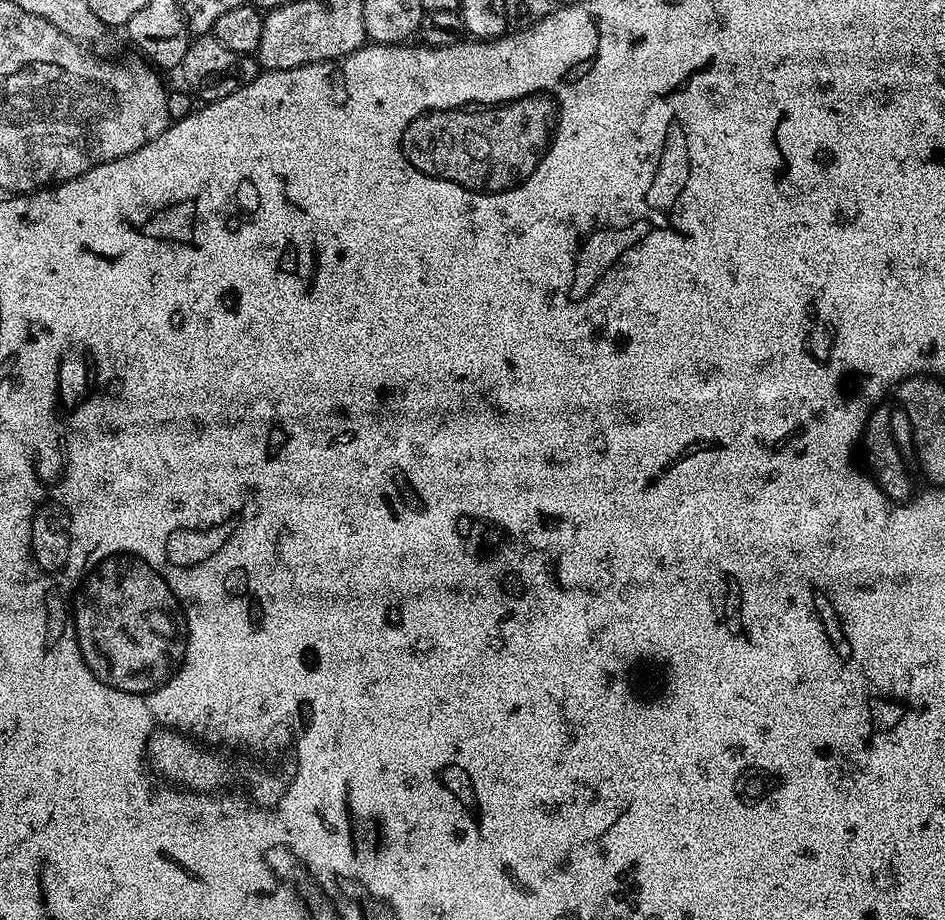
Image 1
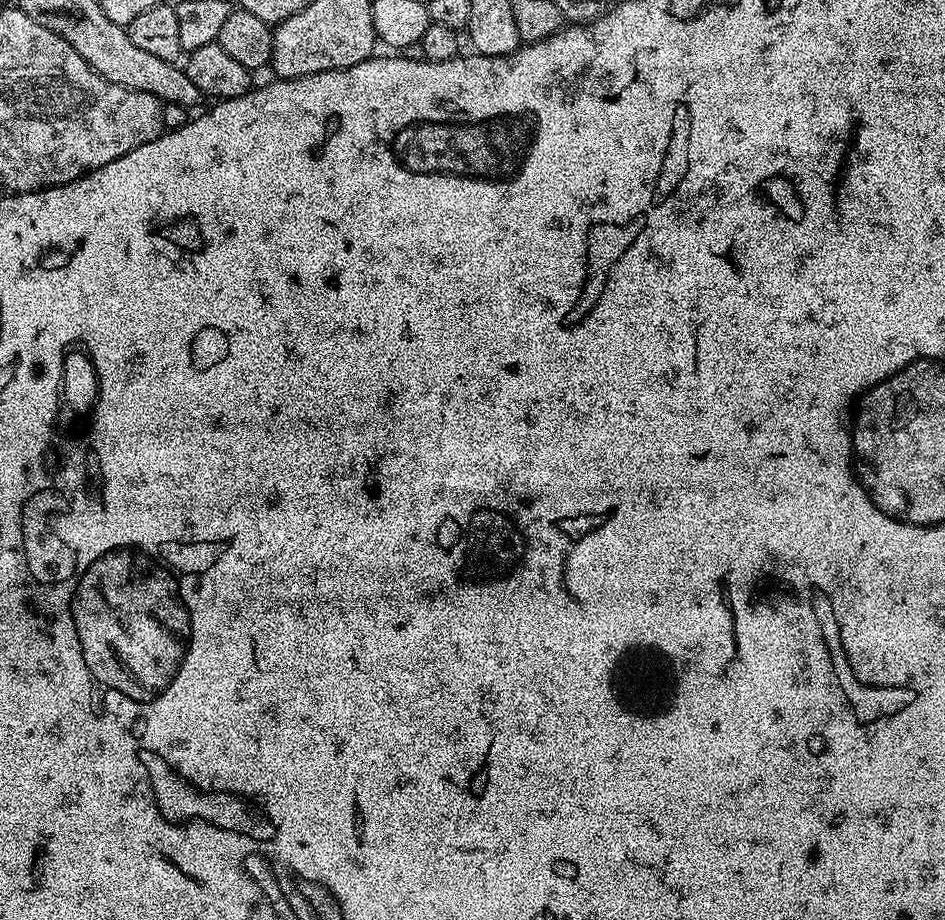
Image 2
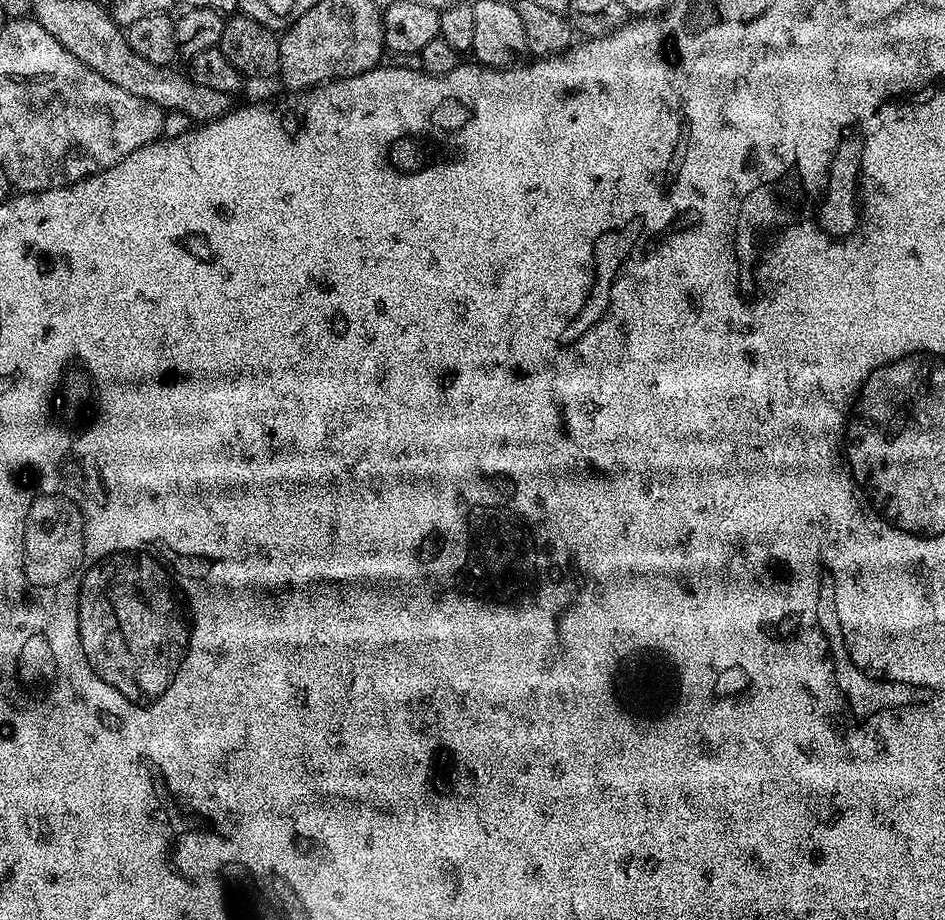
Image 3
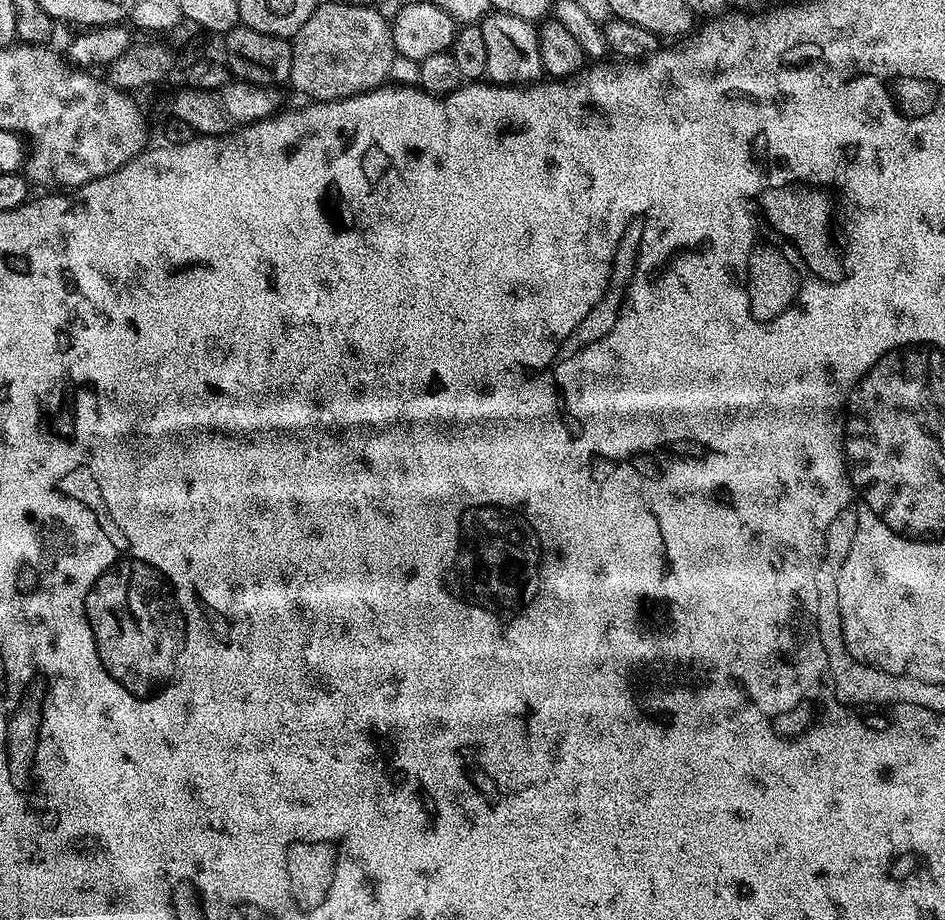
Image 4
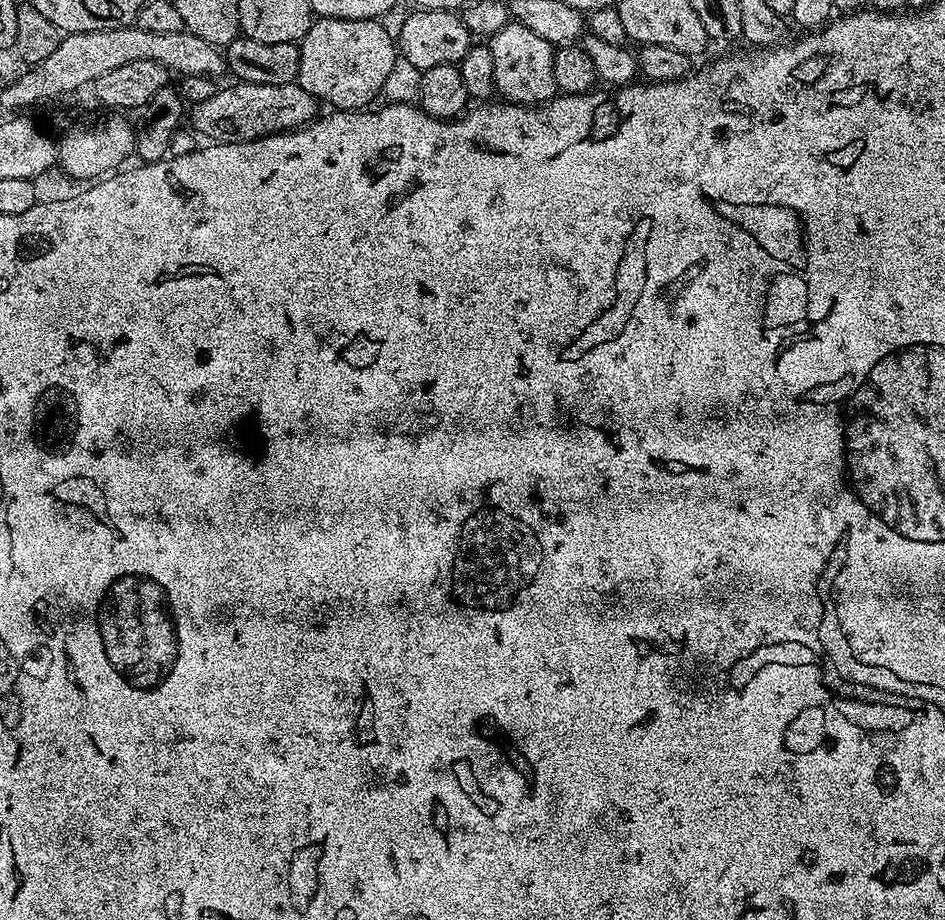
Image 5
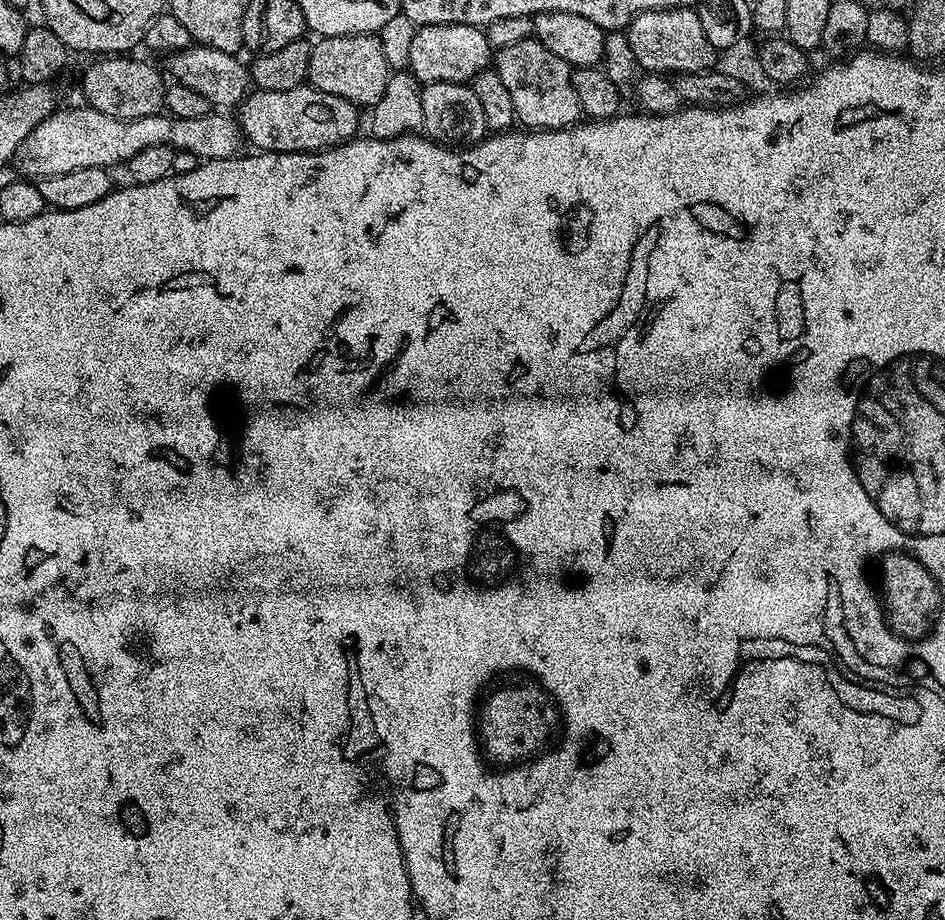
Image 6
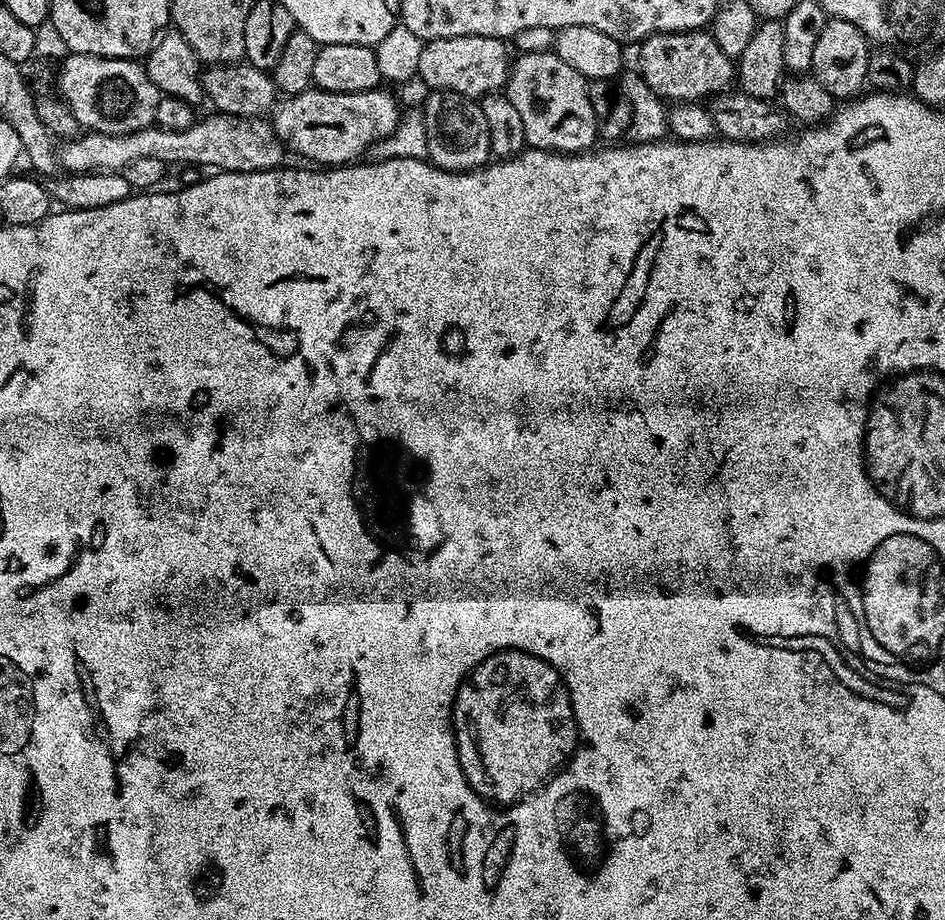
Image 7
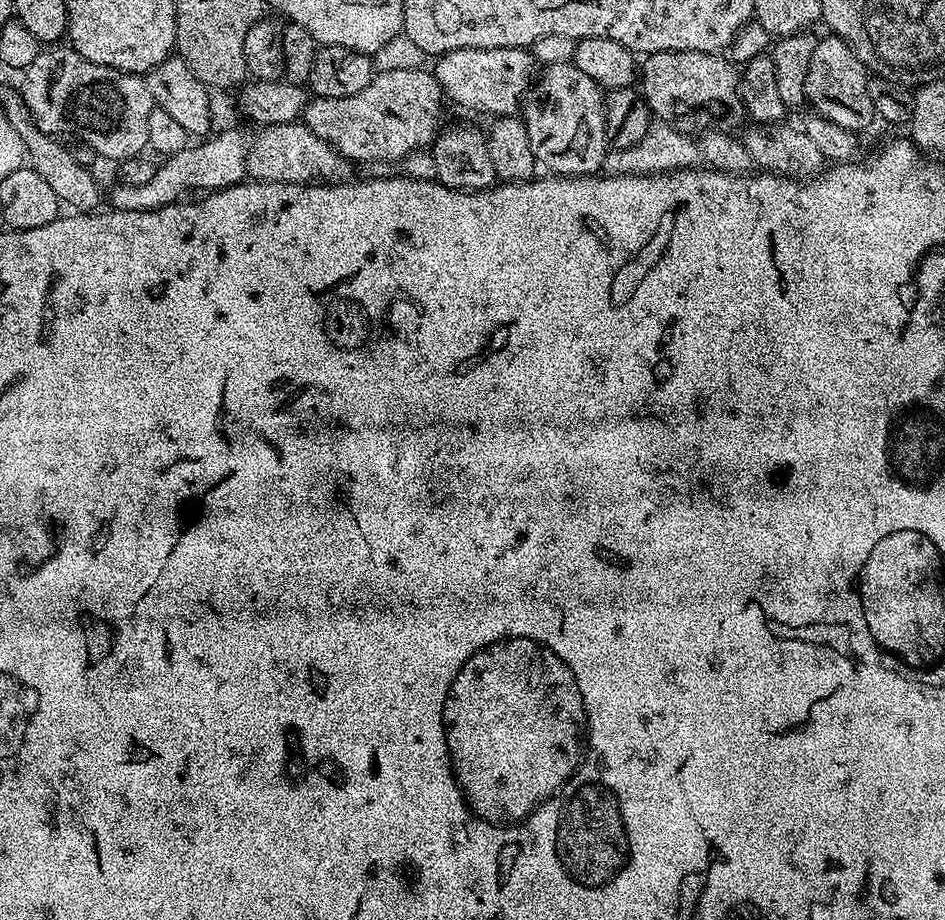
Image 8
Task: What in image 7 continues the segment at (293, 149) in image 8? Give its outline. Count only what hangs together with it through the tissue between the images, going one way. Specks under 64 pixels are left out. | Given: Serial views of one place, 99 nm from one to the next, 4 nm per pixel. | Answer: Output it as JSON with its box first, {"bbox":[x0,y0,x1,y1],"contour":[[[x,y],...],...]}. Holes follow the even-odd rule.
{"bbox":[58,112,286,173],"contour":[[[216,112],[205,118],[197,119],[186,130],[166,130],[159,126],[143,128],[130,134],[108,136],[104,132],[89,132],[69,139],[64,149],[59,149],[58,160],[64,164],[69,173],[99,173],[101,170],[123,170],[137,158],[158,158],[166,166],[199,166],[204,170],[219,170],[222,172],[261,172],[271,168],[279,168],[285,163],[286,149],[276,137],[276,131],[267,119],[255,116],[231,116],[225,112]]]}

